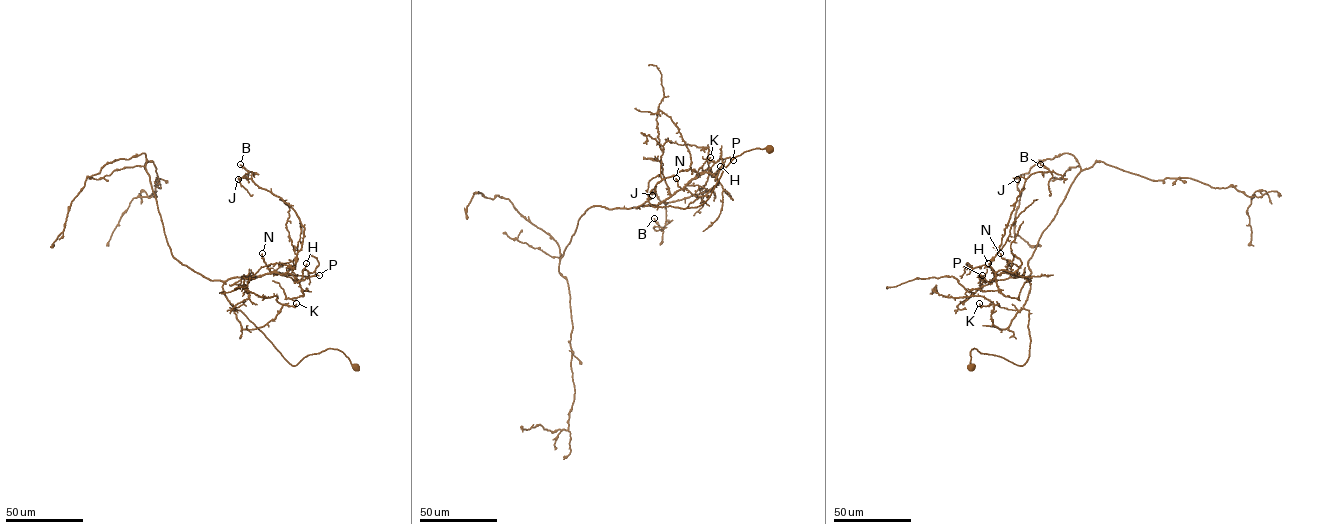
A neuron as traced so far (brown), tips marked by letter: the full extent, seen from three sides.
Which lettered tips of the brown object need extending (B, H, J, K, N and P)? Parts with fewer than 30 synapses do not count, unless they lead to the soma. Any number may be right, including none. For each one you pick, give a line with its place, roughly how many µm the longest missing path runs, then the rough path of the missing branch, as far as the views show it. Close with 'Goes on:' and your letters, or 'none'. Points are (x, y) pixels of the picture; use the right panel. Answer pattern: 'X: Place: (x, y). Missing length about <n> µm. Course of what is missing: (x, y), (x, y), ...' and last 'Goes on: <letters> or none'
Goes on: none

